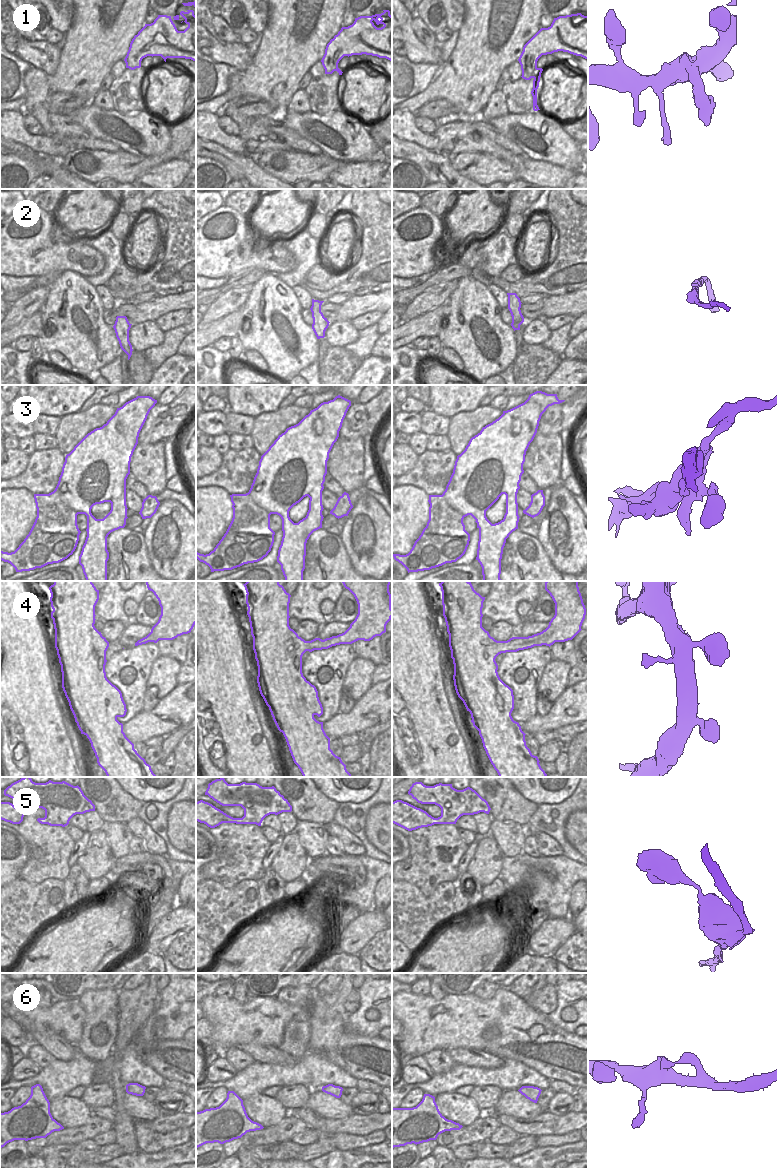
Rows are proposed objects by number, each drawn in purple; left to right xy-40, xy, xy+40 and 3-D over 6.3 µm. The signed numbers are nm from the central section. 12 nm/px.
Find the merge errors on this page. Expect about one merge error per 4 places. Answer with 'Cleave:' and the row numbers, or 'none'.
Cleave: 3

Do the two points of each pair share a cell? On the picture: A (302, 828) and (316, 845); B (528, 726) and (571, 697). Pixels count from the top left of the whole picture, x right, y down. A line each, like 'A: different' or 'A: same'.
A: same
B: same

